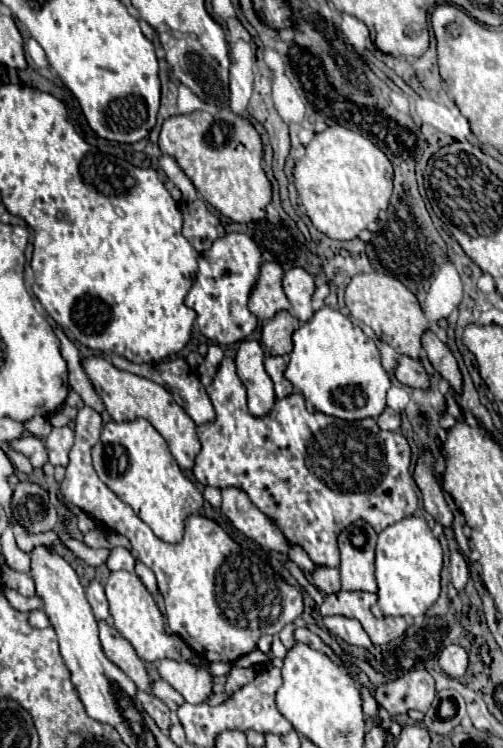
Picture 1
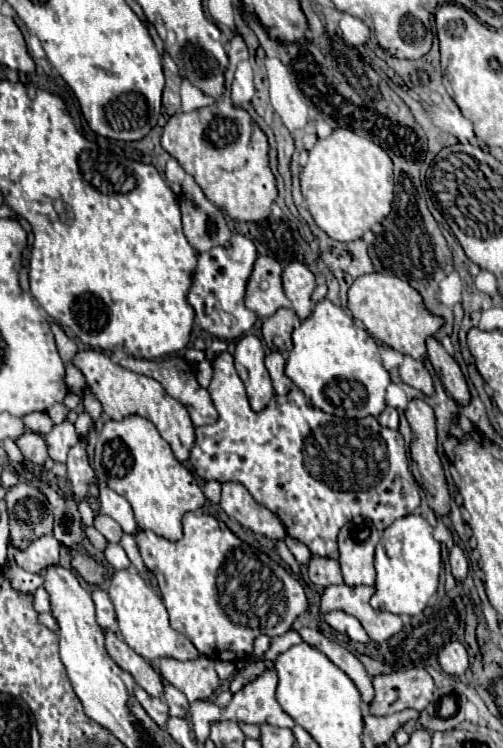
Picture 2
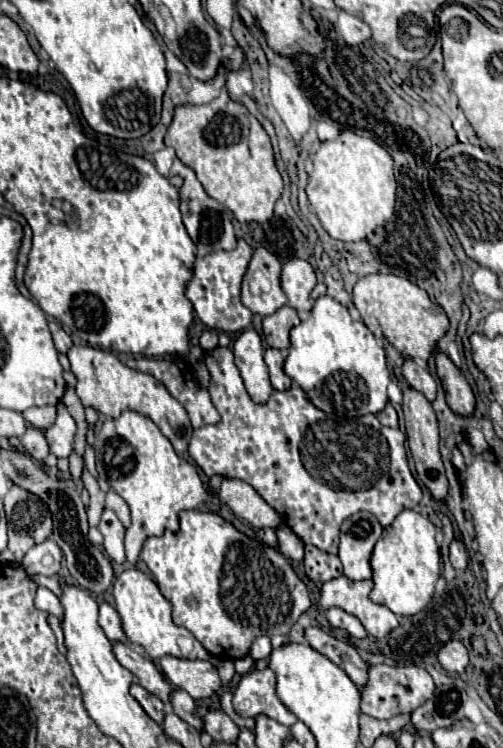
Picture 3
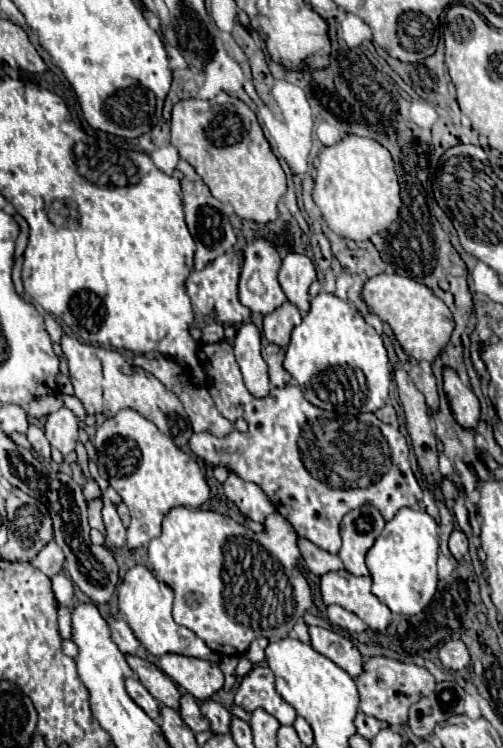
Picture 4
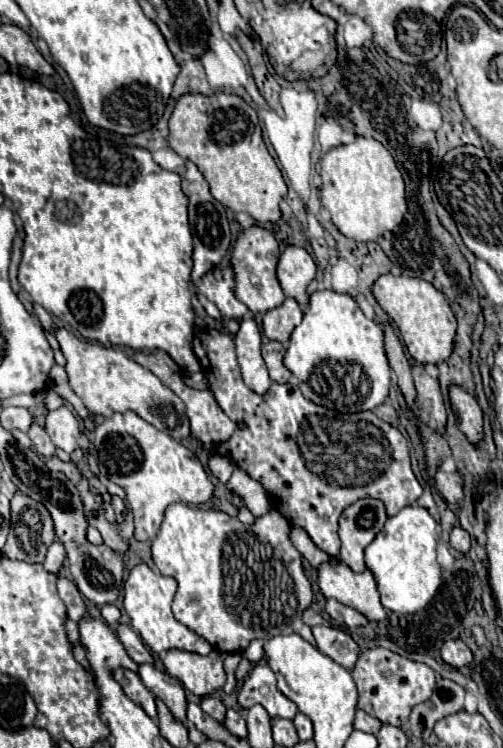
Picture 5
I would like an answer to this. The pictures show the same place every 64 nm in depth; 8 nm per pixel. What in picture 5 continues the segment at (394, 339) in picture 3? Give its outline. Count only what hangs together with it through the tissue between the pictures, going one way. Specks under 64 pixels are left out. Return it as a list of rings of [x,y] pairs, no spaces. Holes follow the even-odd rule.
[[[386,274],[376,280],[374,296],[378,304],[386,310],[386,314],[392,318],[392,324],[398,326],[400,338],[416,362],[438,364],[450,358],[456,338],[456,316],[452,314],[440,290],[420,278]]]

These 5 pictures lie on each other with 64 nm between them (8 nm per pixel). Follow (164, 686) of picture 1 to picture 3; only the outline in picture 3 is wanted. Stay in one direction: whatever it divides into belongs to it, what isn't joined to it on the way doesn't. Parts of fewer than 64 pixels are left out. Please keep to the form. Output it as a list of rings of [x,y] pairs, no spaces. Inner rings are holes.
[[[174,690],[170,704],[172,704],[172,710],[174,710],[184,722],[188,722],[190,726],[194,726],[196,730],[202,730],[202,728],[204,728],[204,722],[202,722],[202,718],[198,716],[196,702],[194,702],[184,690]]]

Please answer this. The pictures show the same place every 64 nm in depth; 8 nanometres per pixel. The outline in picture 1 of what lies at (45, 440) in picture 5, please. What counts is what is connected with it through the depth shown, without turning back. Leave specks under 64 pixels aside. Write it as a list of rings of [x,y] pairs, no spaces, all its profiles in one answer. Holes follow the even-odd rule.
[[[24,434],[24,436],[16,438],[16,440],[12,440],[10,446],[14,450],[22,452],[26,458],[30,458],[30,462],[32,462],[34,468],[42,468],[46,464],[46,460],[48,460],[44,442],[40,438],[36,438],[36,436],[32,436],[32,434]]]

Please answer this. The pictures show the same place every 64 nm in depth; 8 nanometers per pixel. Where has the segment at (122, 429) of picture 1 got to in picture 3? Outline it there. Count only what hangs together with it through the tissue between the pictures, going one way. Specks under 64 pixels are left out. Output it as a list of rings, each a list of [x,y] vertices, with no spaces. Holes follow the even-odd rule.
[[[124,410],[120,418],[108,418],[94,442],[96,468],[106,472],[112,490],[128,502],[132,524],[125,533],[125,553],[127,561],[137,563],[144,542],[150,536],[162,536],[166,528],[178,530],[178,512],[192,510],[206,502],[208,490],[198,474],[198,468],[178,456],[170,440],[158,430],[158,426],[134,412]]]

